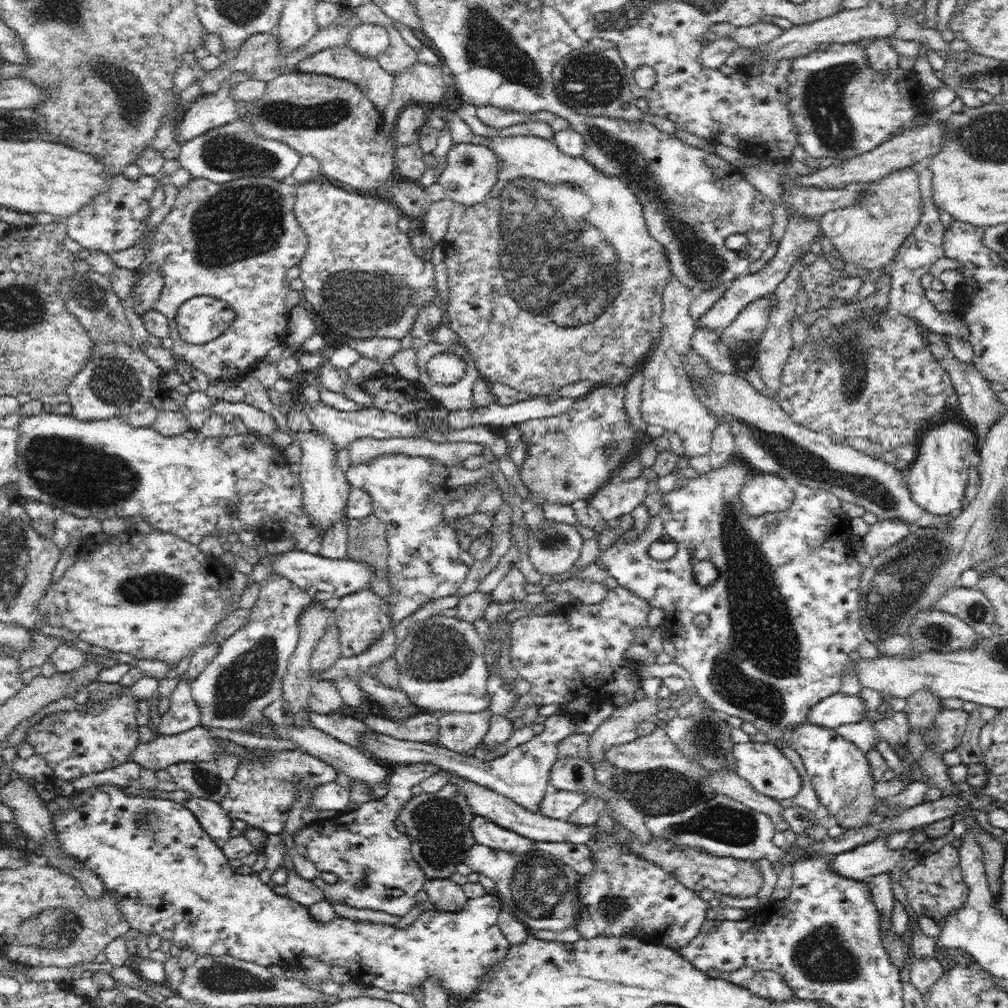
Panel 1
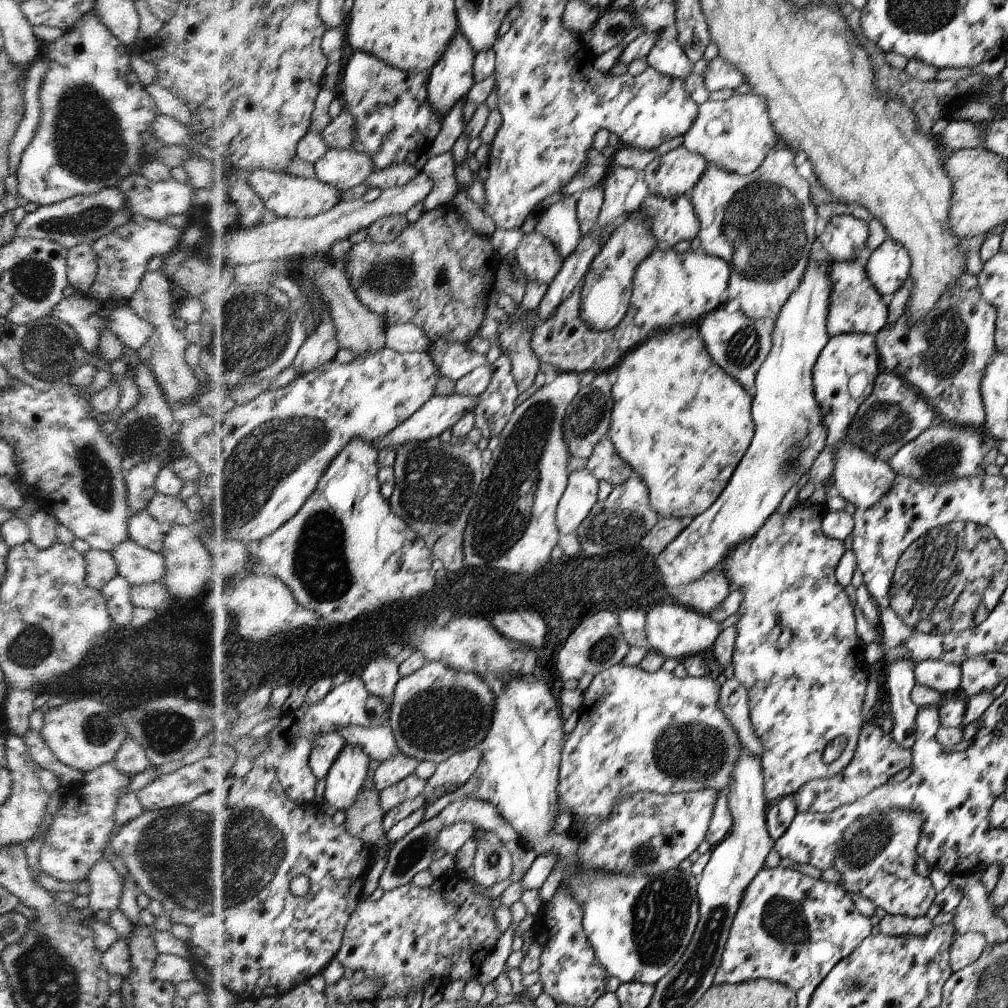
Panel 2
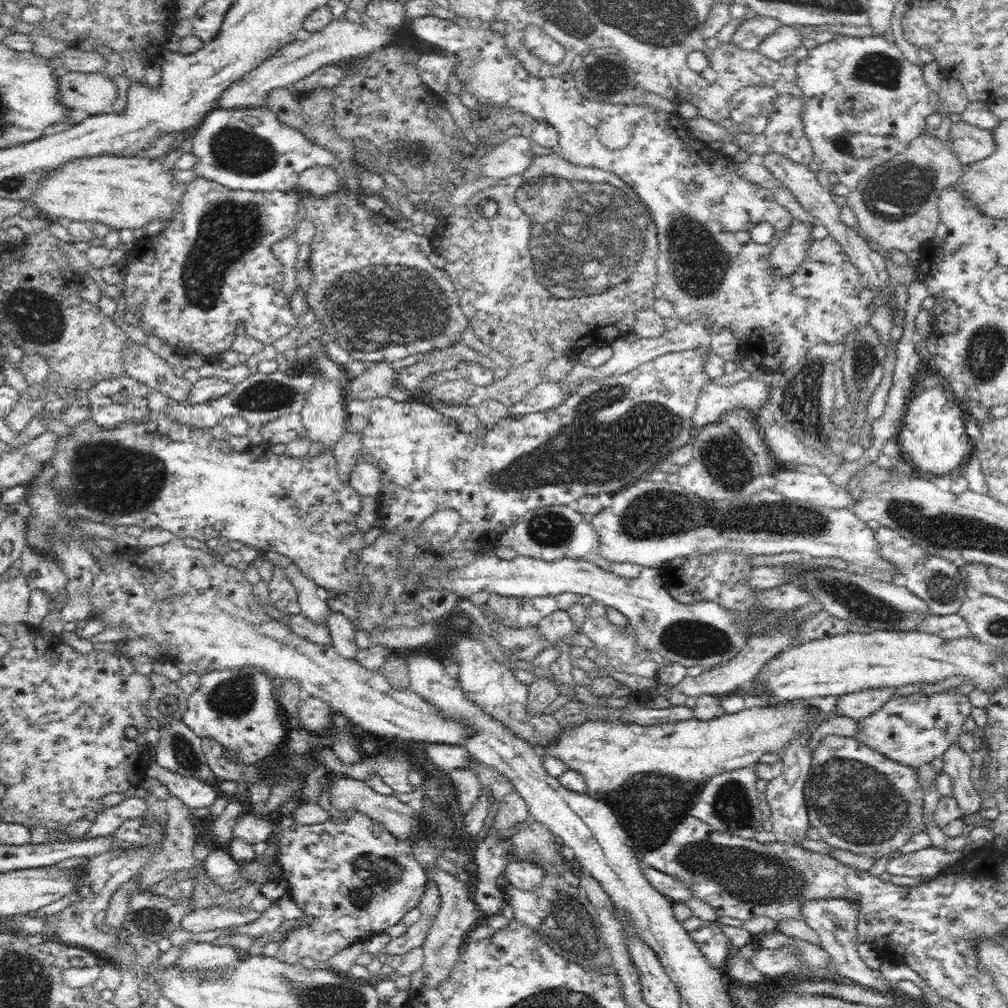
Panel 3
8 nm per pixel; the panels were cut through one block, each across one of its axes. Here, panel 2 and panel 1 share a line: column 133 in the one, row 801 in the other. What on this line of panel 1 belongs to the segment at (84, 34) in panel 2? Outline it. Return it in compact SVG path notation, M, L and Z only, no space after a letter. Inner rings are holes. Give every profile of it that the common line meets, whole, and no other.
M103 784L88 788L87 790L75 791L69 795L69 807L65 811L53 814L53 828L56 831L56 839L58 839L59 851L65 854L68 858L73 858L77 862L81 862L87 866L100 880L103 882L104 888L110 894L115 896L117 900L118 910L121 916L129 924L130 928L139 930L149 937L151 934L158 934L161 940L168 940L172 946L177 946L180 950L187 948L194 948L197 956L204 956L204 954L213 954L214 956L232 956L232 958L240 958L246 962L254 962L260 966L282 965L285 969L301 968L302 958L309 956L314 960L325 962L328 966L341 966L347 968L348 973L351 974L351 980L368 986L378 986L388 992L405 992L406 994L413 994L416 988L422 989L422 984L428 978L435 978L441 982L441 986L450 996L458 998L460 1002L470 1000L470 996L476 994L478 984L482 982L484 974L488 974L494 966L500 966L508 948L510 948L510 941L504 936L502 929L498 926L498 913L500 912L502 902L501 896L498 894L487 893L484 896L469 898L465 906L459 911L440 911L440 909L432 909L424 911L408 928L396 928L395 925L383 925L380 922L368 922L351 920L336 914L336 916L328 922L320 922L312 915L310 909L288 896L281 896L276 894L270 886L262 882L259 873L252 873L249 878L234 871L233 863L223 852L219 846L216 846L211 840L211 837L204 831L200 821L196 815L185 808L183 804L176 803L170 799L156 798L154 796L134 796L128 792L127 787L116 786L114 784Z

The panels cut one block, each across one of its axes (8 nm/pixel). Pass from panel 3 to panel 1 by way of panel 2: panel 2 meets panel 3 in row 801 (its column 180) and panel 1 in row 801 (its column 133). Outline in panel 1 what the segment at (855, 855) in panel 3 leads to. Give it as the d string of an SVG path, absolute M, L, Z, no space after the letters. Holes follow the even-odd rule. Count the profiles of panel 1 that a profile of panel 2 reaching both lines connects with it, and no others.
M808 722L796 725L787 733L787 740L789 740L791 748L801 756L808 774L812 776L811 783L816 795L821 805L828 809L828 813L833 819L832 822L845 827L847 830L852 830L854 827L861 827L877 820L874 818L874 807L880 798L873 796L873 790L878 783L874 781L872 773L870 773L870 763L868 763L862 750L852 742L844 740L835 729Z

